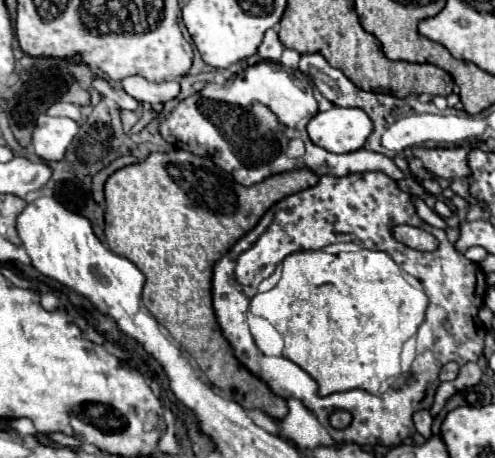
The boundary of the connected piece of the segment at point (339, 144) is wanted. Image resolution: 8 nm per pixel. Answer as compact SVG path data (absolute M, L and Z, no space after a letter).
M332 106L326 112L318 112L308 124L310 140L336 154L356 152L364 148L372 132L372 122L360 108Z

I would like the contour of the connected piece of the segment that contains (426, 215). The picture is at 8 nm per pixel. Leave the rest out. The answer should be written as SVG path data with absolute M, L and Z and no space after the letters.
M414 196L414 204L416 204L416 210L418 210L418 216L420 216L424 222L428 222L428 224L432 224L432 226L436 226L436 228L448 228L448 224L446 224L434 210L430 210L430 208L424 204L422 198L416 198L416 196Z

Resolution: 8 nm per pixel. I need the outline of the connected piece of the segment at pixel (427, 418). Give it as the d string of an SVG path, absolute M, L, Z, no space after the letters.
M418 410L414 414L414 426L416 426L416 430L424 438L430 438L430 426L432 426L432 414L430 414L430 410Z

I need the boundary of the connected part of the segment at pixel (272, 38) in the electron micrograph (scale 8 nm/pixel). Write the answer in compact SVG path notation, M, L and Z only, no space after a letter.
M274 28L268 30L268 32L264 34L264 42L262 42L260 48L258 48L258 54L260 54L264 60L278 62L280 56L282 56L282 50L284 50L284 46L282 46L276 30L274 30Z

